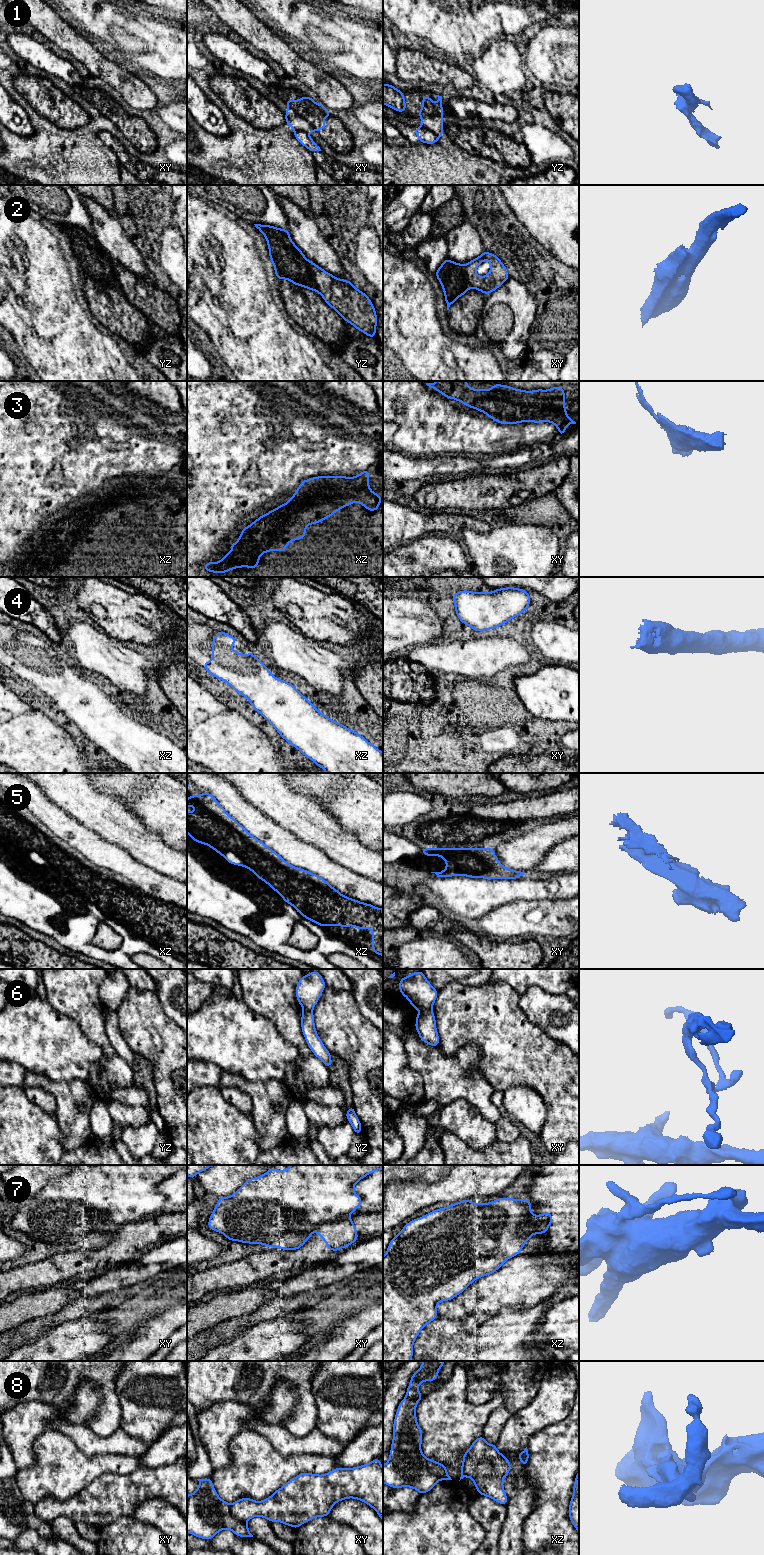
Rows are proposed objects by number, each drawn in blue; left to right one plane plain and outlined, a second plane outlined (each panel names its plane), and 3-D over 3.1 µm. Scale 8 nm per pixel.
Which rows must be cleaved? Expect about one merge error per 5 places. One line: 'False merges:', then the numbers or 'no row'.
False merges: 1, 2, 6, 7, 8

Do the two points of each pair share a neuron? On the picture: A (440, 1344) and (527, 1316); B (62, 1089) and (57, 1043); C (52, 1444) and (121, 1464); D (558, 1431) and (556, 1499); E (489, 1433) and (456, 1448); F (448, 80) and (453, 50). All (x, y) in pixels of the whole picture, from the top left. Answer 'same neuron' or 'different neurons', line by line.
A: same neuron
B: different neurons
C: same neuron
D: same neuron
E: different neurons
F: different neurons

